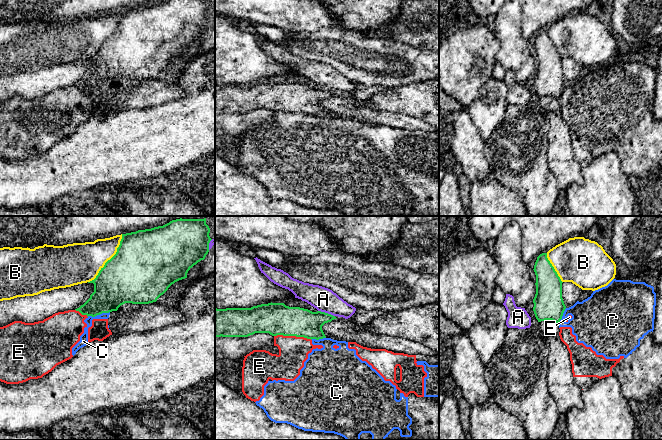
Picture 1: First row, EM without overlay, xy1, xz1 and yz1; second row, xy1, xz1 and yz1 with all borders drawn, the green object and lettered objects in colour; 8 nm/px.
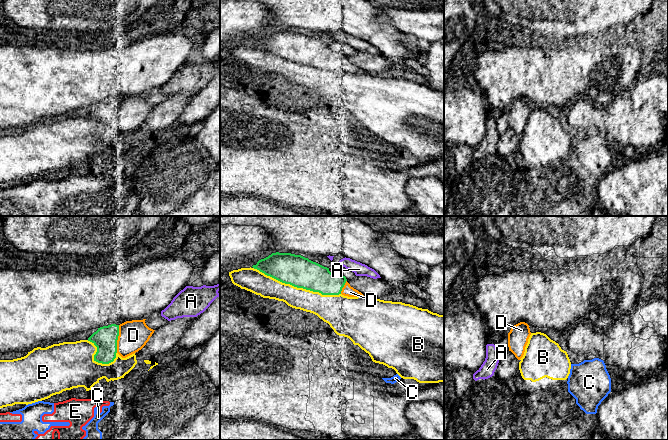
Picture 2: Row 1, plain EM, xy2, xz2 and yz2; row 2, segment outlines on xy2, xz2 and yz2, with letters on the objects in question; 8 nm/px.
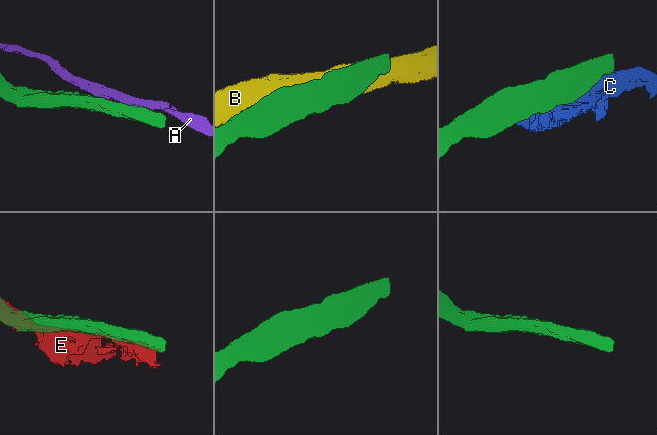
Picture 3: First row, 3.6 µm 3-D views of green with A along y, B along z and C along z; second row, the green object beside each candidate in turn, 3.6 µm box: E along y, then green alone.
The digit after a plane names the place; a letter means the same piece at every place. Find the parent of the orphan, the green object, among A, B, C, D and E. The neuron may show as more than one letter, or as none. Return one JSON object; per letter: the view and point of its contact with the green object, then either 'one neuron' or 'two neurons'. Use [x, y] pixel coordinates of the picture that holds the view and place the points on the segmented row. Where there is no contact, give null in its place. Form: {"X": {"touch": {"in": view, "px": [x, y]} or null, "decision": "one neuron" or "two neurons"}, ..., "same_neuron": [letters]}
{"A": {"touch": {"in": "xz1", "px": [326, 313]}, "decision": "two neurons"}, "B": {"touch": {"in": "xz2", "px": [297, 287]}, "decision": "two neurons"}, "C": {"touch": {"in": "xy1", "px": [98, 314]}, "decision": "two neurons"}, "D": {"touch": {"in": "xy2", "px": [117, 339]}, "decision": "one neuron"}, "E": {"touch": {"in": "xz1", "px": [293, 335]}, "decision": "two neurons"}, "same_neuron": ["D"]}

